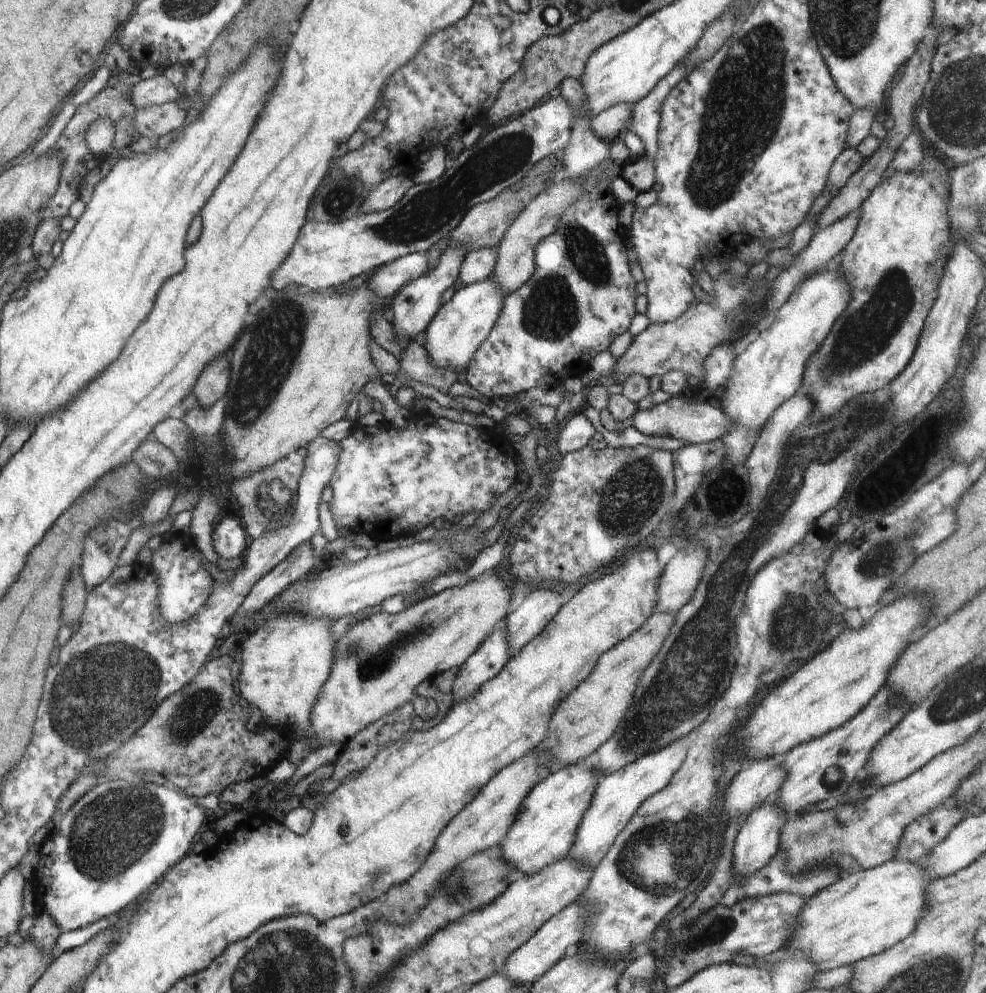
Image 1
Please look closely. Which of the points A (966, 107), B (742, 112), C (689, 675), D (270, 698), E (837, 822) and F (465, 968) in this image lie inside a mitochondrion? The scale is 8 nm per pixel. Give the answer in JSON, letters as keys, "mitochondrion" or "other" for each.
{"A":"mitochondrion","B":"mitochondrion","C":"mitochondrion","D":"other","E":"mitochondrion","F":"mitochondrion"}

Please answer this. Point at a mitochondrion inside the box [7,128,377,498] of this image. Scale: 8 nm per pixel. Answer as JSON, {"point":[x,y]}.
{"point":[277,338]}

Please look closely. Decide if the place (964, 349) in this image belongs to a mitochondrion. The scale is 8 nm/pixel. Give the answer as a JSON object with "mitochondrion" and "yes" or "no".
{"mitochondrion":"no"}

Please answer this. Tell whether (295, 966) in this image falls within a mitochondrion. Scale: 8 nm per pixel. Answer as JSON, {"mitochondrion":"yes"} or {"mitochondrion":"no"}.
{"mitochondrion":"yes"}

